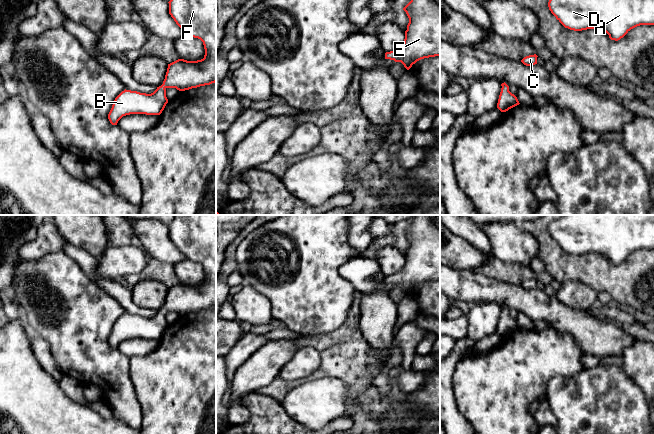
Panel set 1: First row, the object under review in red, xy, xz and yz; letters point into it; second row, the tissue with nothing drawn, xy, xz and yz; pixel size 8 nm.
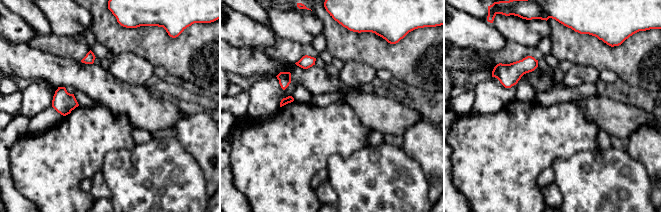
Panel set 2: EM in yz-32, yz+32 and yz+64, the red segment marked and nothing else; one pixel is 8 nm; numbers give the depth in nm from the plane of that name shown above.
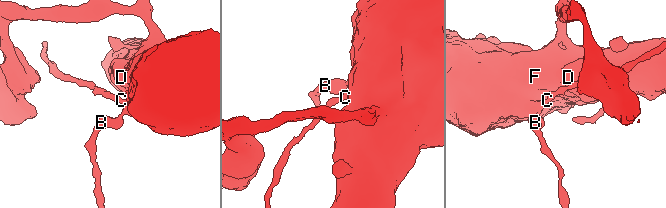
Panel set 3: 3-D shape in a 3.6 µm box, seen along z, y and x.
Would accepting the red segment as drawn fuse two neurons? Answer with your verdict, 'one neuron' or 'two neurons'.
one neuron

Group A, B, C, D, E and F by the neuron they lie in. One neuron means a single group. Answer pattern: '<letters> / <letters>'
A B C D E F

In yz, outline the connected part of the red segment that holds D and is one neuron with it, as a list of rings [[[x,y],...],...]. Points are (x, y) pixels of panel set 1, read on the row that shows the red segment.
[[[549,0],[556,19],[574,31],[598,29],[618,41],[640,25],[654,25],[654,0]]]

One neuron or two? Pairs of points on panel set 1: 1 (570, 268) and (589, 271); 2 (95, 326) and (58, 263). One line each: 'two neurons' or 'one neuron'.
1: one neuron
2: one neuron

